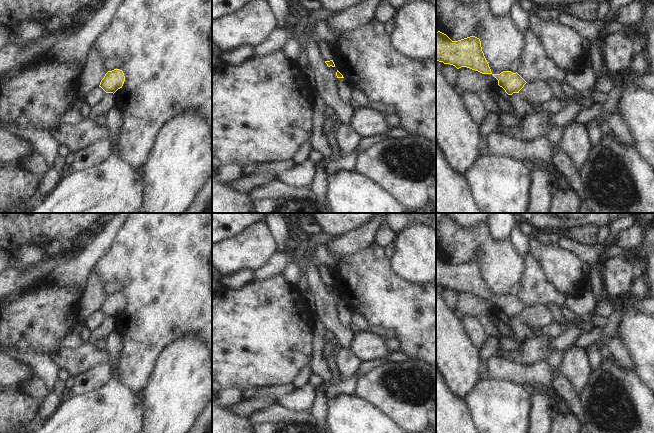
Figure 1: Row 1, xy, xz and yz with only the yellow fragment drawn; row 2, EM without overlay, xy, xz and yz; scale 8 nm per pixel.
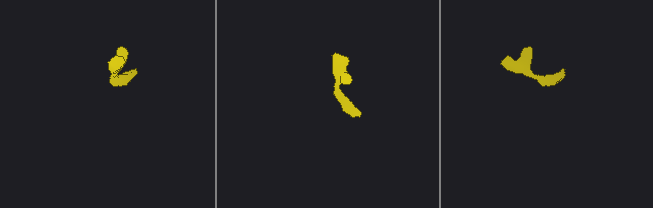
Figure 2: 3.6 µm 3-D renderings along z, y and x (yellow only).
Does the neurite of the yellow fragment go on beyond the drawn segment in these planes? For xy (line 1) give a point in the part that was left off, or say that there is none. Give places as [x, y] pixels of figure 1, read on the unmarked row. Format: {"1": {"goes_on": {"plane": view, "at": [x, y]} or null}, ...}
{"1": {"goes_on": null}}

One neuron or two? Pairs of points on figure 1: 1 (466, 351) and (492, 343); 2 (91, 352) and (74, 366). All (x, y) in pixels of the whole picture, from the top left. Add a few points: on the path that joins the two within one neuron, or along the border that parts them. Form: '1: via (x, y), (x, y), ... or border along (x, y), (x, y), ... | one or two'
1: via (472, 352), (483, 352), (486, 349) | one
2: via (87, 356), (81, 363), (78, 363) | one

